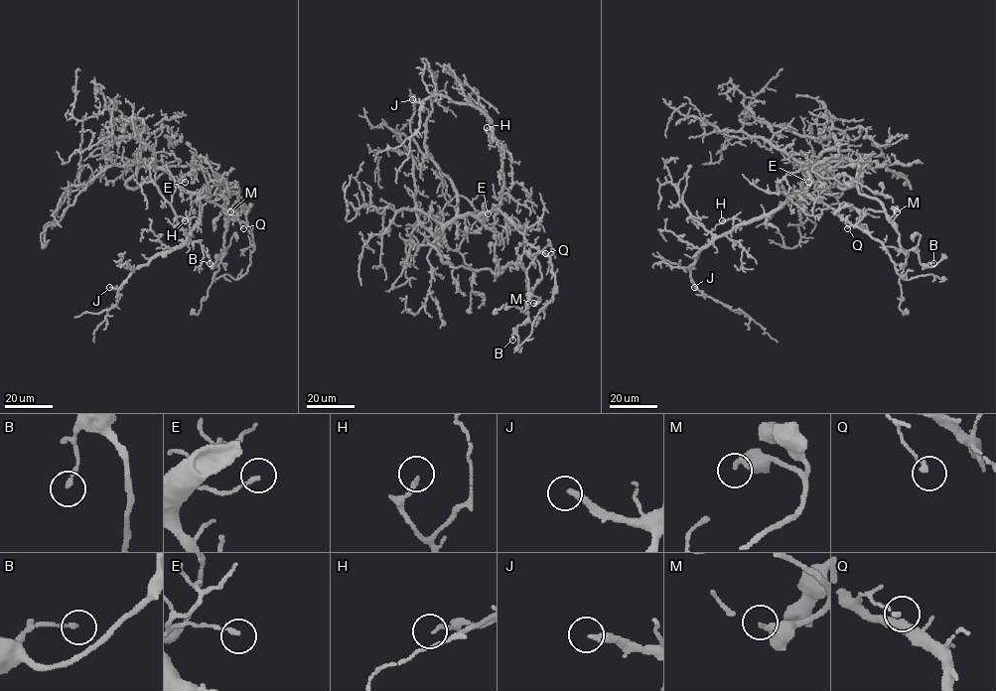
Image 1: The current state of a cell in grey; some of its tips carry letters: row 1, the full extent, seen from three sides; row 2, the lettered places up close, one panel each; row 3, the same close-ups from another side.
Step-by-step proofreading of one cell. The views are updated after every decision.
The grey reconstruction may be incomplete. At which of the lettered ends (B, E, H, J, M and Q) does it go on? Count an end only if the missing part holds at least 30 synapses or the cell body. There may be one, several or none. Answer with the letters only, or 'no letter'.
J

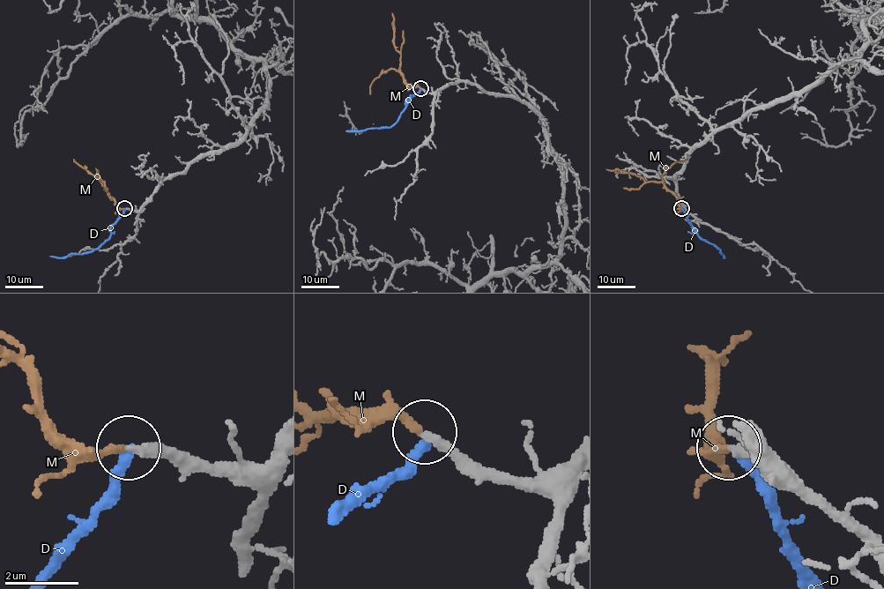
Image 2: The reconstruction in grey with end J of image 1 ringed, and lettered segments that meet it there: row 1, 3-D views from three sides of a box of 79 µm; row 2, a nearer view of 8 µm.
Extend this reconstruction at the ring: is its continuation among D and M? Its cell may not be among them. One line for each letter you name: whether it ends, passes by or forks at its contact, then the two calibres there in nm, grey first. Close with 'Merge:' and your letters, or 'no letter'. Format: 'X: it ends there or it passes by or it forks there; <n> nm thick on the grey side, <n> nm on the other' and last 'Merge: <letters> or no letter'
M: it ends there; 280 nm thick on the grey side, 200 nm on the other
Merge: M

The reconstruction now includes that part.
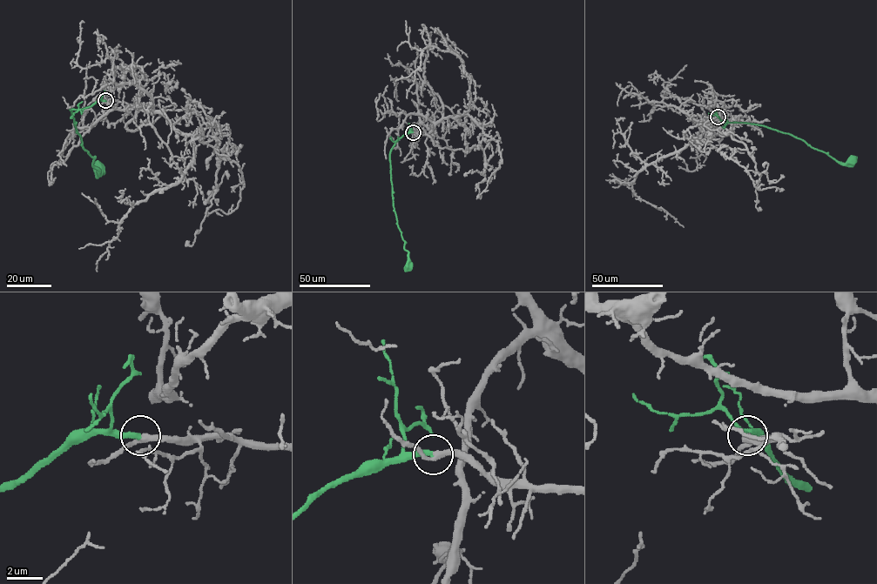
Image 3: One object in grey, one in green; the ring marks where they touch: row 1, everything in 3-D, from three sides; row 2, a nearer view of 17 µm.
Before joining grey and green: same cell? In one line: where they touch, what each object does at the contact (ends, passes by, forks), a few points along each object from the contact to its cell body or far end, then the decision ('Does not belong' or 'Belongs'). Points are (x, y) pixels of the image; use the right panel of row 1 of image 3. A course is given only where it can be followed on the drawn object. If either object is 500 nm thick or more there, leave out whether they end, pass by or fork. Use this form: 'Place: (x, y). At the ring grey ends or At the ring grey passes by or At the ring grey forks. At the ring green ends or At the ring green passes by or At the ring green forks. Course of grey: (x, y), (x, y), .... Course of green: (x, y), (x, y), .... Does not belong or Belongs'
Place: (718, 117). At the ring grey passes by. At the ring green ends. Course of grey: (718, 117), (720, 119), (702, 125), (699, 137), (649, 164), (631, 183), (636, 195), (662, 208), (684, 226). Course of green: (718, 117), (728, 122), (756, 124), (792, 134), (838, 162), (846, 163), (851, 158), (852, 160). Belongs

